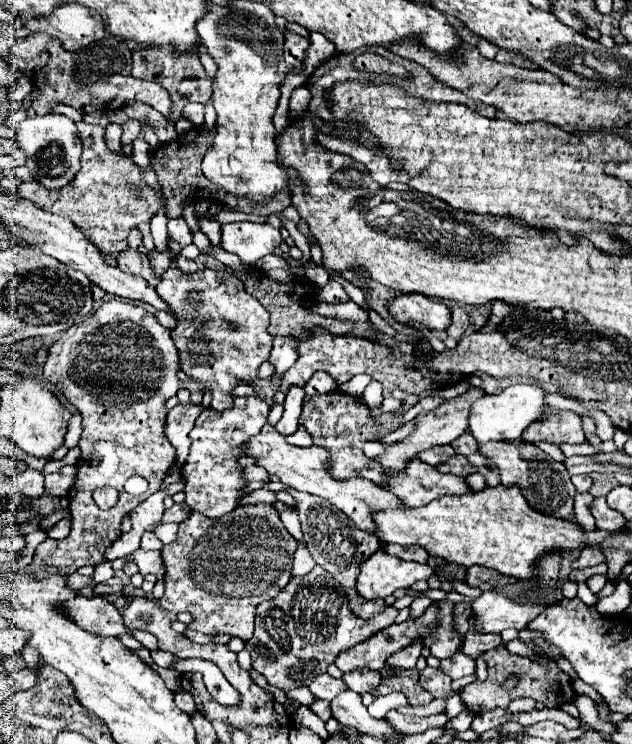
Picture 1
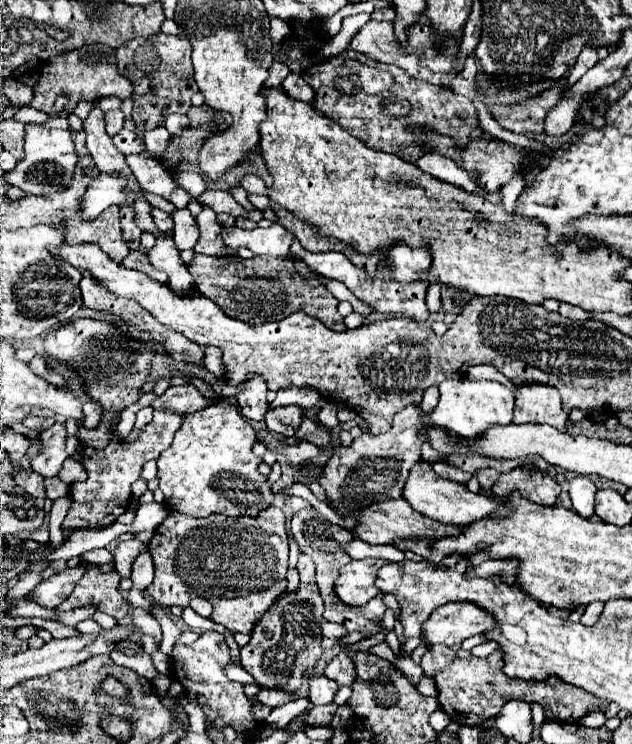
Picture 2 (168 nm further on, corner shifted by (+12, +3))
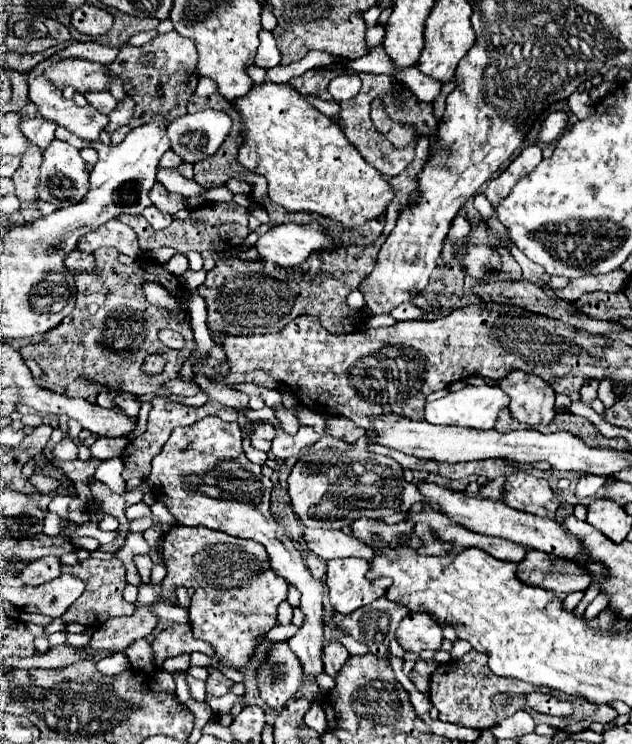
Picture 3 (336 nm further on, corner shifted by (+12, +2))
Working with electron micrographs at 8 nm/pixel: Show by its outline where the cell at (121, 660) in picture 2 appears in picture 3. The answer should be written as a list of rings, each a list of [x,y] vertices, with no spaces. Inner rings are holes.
[[[118,652],[118,654],[110,654],[110,656],[102,658],[102,660],[98,660],[96,668],[98,668],[102,674],[112,676],[112,674],[120,674],[120,672],[124,672],[124,670],[130,670],[132,666],[130,666],[128,656]]]

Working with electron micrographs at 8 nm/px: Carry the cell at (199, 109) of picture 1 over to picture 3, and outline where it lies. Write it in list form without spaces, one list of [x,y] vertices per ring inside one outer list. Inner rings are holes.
[[[202,110],[170,122],[168,138],[172,150],[184,162],[198,162],[212,156],[228,136],[232,120],[226,112]]]

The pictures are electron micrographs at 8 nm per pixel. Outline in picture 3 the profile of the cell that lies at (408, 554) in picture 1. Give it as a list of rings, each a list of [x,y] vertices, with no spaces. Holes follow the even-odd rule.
[[[306,528],[304,540],[308,542],[308,548],[324,560],[348,558],[348,556],[370,560],[376,554],[376,552],[372,552],[372,546],[368,546],[356,538],[350,538],[350,536],[342,534],[340,530]]]

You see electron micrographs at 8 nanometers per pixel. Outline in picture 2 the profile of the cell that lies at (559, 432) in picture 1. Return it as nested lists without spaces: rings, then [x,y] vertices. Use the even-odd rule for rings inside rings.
[[[532,383],[514,391],[514,423],[546,423],[558,431],[566,431],[568,413],[562,409],[560,395],[554,387]]]

